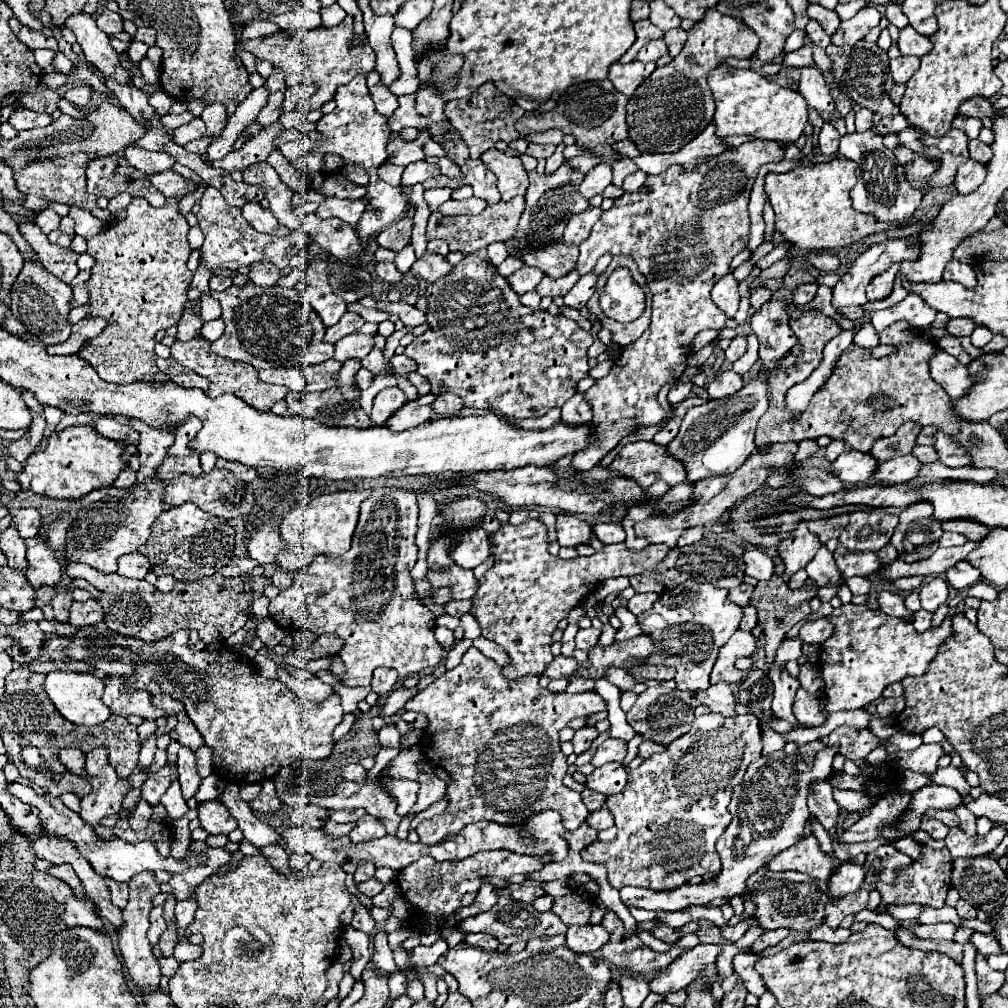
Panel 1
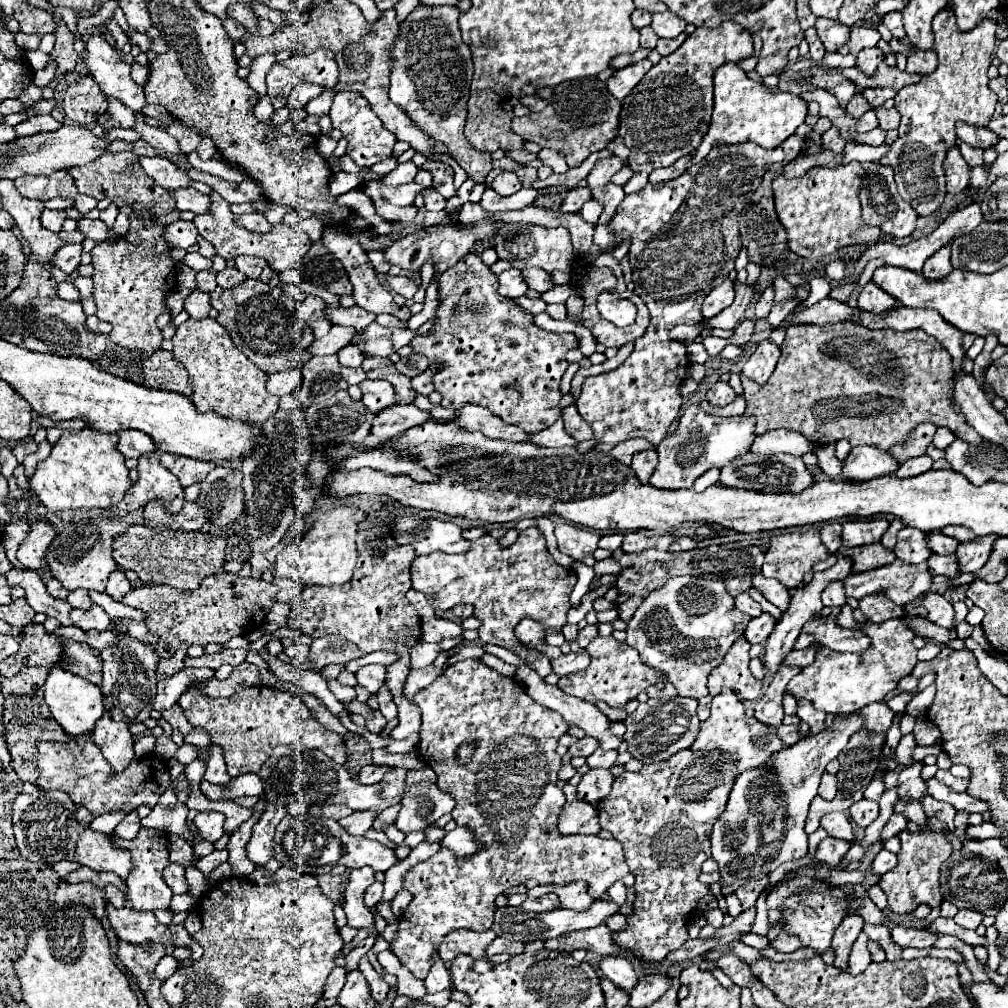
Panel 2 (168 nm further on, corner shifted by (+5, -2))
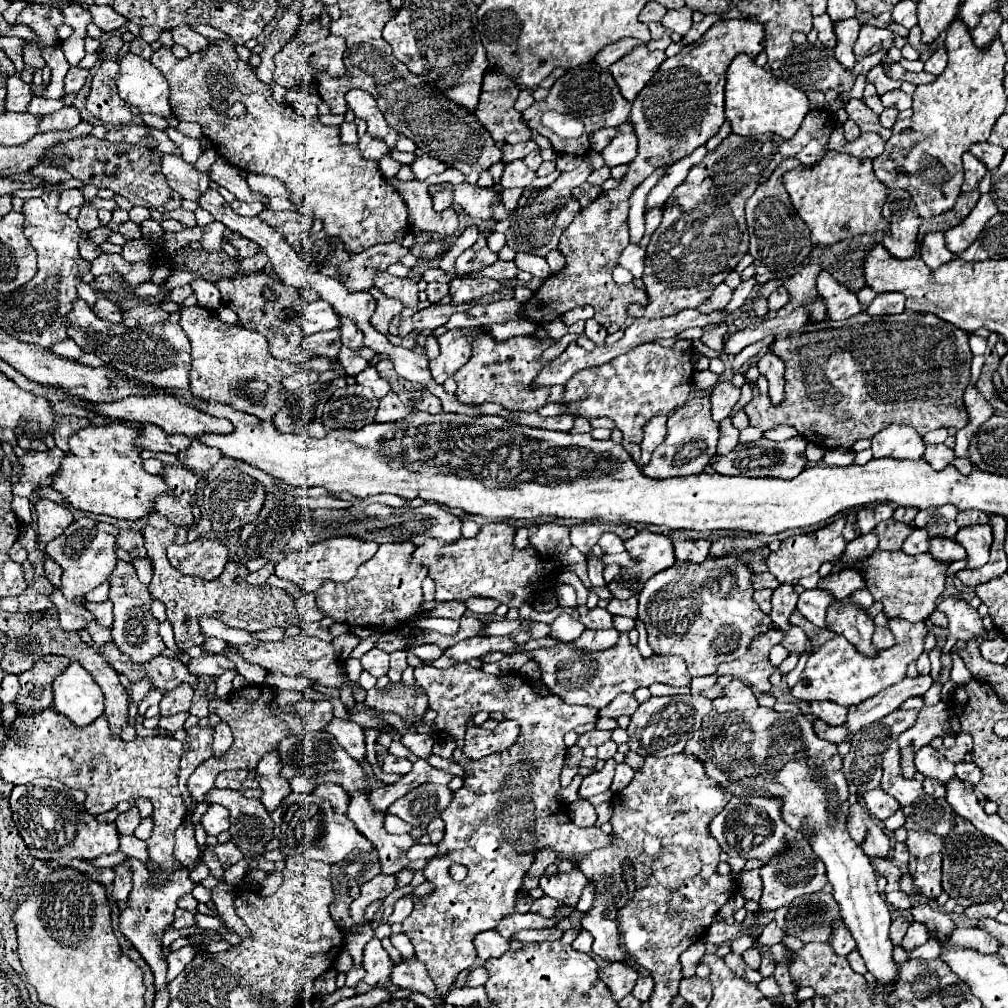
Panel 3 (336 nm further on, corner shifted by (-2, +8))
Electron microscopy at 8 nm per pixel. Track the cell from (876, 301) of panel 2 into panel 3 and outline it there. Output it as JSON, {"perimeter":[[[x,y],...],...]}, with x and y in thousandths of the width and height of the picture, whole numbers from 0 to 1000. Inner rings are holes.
{"perimeter":[[[872,291],[860,305],[862,313],[888,313],[898,309],[898,295],[896,291]]]}

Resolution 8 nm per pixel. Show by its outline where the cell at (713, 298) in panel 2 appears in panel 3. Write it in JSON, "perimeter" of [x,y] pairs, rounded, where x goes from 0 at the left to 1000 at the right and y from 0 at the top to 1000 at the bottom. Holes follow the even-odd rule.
{"perimeter":[[[719,281],[711,283],[705,291],[705,295],[693,305],[695,311],[705,311],[705,309],[711,309],[711,307],[719,307],[721,301],[725,299],[725,293],[727,293],[727,287],[723,287]]]}

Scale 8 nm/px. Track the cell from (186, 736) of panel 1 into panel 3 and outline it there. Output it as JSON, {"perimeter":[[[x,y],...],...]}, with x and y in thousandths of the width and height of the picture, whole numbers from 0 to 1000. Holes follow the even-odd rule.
{"perimeter":[[[186,678],[174,682],[172,686],[166,686],[164,691],[162,691],[160,697],[158,697],[160,709],[166,711],[166,709],[180,707],[180,705],[188,705],[189,693],[191,693],[191,684],[189,684]]]}

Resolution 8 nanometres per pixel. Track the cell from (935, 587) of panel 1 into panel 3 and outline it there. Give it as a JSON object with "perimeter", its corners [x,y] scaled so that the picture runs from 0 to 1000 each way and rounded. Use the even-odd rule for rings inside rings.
{"perimeter":[[[939,592],[930,600],[932,606],[936,606],[941,614],[941,630],[939,638],[936,642],[936,648],[941,648],[945,644],[945,638],[949,634],[965,634],[967,630],[977,632],[977,624],[973,618],[973,612],[969,604],[965,604],[957,594],[953,592]]]}

